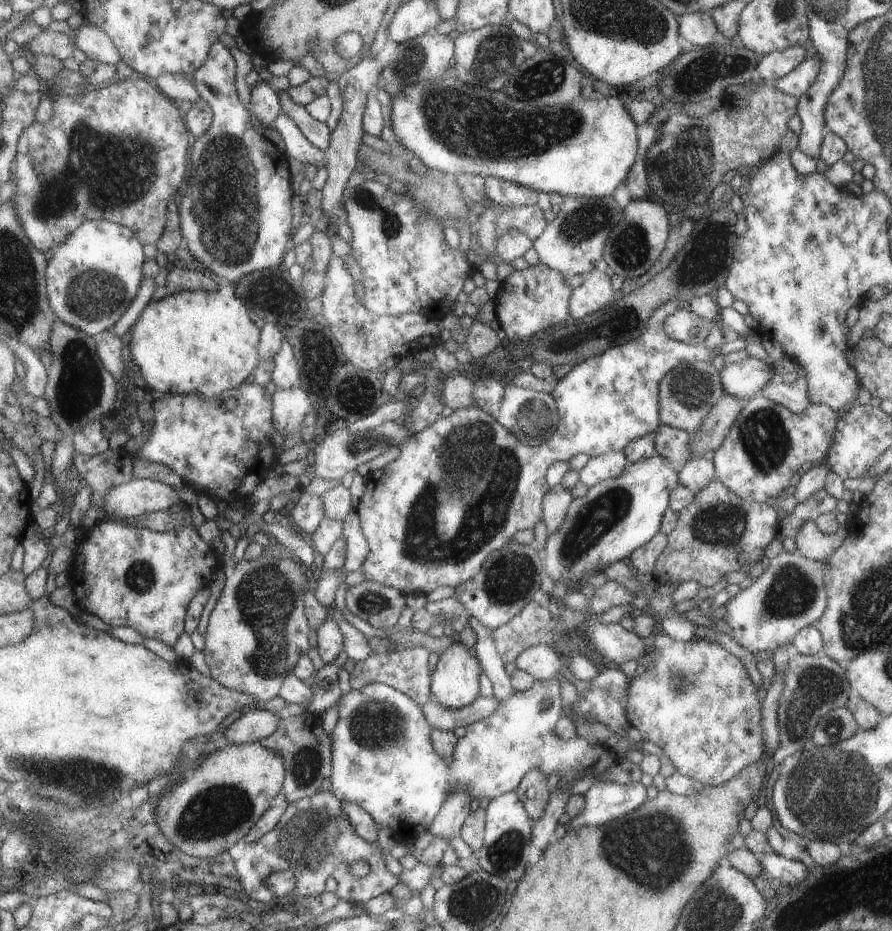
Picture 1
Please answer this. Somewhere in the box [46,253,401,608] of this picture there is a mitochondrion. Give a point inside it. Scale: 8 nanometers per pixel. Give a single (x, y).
(77, 386)

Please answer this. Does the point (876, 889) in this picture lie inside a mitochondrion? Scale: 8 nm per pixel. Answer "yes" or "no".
no

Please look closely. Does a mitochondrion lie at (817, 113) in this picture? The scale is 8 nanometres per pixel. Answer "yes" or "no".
no

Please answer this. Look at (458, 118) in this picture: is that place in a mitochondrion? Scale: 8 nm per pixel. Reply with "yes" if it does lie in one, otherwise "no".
yes

